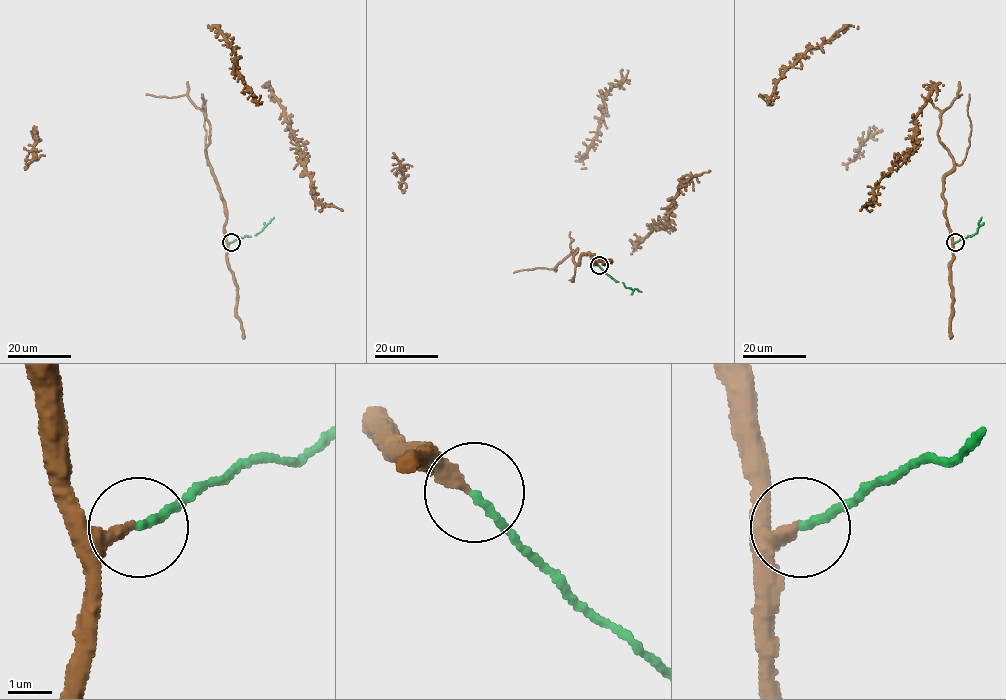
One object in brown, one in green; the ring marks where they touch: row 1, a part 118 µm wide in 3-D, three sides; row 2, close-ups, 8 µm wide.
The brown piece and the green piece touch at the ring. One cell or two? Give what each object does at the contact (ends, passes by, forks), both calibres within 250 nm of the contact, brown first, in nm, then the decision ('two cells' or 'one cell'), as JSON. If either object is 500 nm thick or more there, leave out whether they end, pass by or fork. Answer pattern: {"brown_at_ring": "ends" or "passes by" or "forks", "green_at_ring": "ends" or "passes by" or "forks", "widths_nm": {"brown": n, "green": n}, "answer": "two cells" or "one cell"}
{"brown_at_ring": "ends", "green_at_ring": "ends", "widths_nm": {"brown": 320, "green": 180}, "answer": "one cell"}

